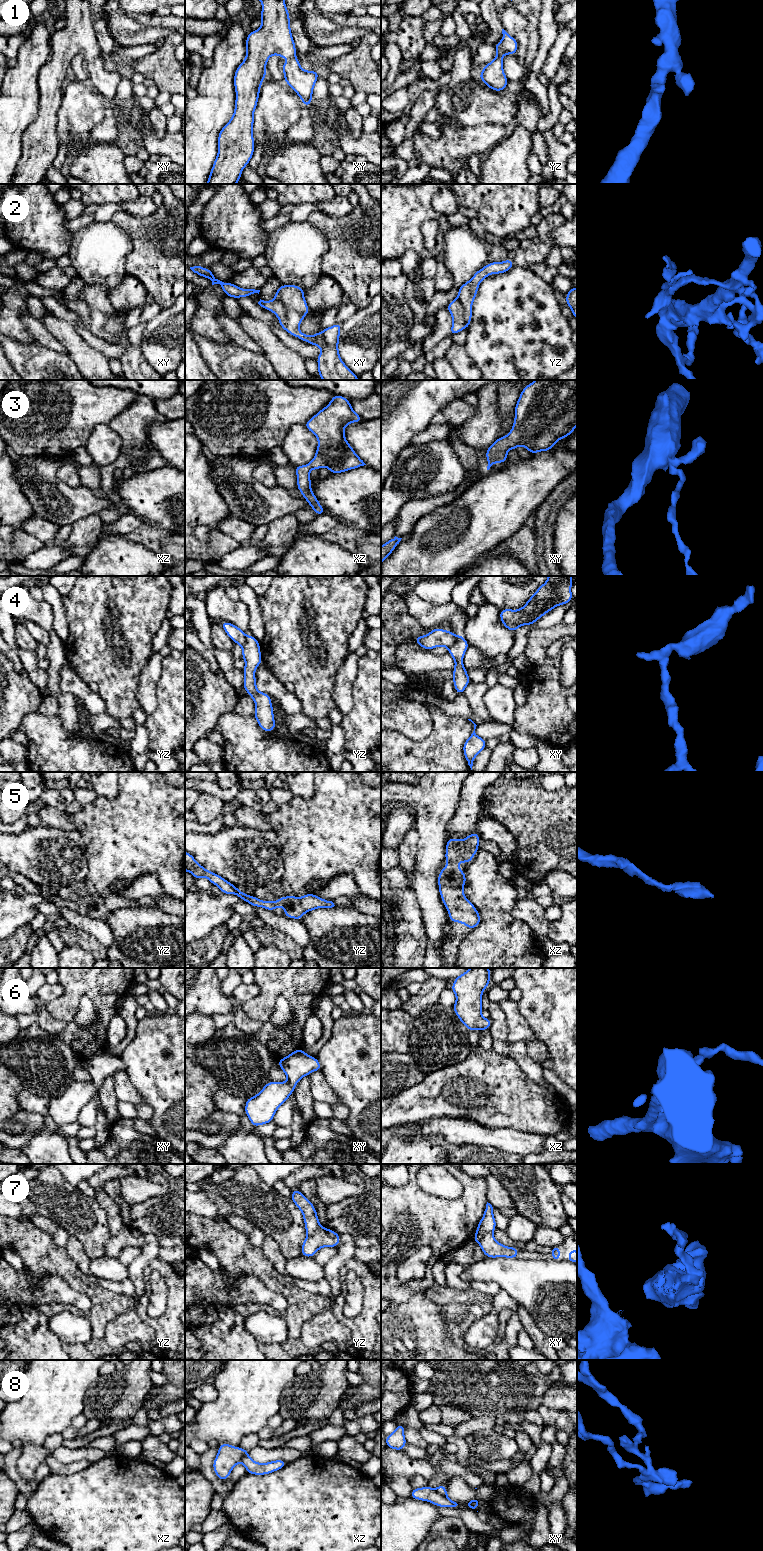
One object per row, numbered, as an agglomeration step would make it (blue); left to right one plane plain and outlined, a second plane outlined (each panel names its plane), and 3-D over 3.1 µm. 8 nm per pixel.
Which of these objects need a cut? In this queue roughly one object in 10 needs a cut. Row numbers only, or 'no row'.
2, 4, 7, 8

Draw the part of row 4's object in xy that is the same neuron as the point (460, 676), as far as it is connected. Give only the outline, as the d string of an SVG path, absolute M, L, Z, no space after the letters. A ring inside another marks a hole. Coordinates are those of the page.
M463 635L457 636L455 644L449 648L449 654L455 661L453 669L453 683L458 695L463 694L467 685L471 682L468 672L463 665L463 657L469 644Z

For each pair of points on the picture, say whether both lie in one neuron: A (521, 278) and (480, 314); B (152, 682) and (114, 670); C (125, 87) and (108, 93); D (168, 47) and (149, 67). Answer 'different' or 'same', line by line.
A: same
B: different
C: different
D: same

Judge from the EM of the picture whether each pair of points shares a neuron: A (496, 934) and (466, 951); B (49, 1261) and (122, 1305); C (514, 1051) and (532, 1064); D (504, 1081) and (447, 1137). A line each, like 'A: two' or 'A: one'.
A: one
B: one
C: one
D: two

